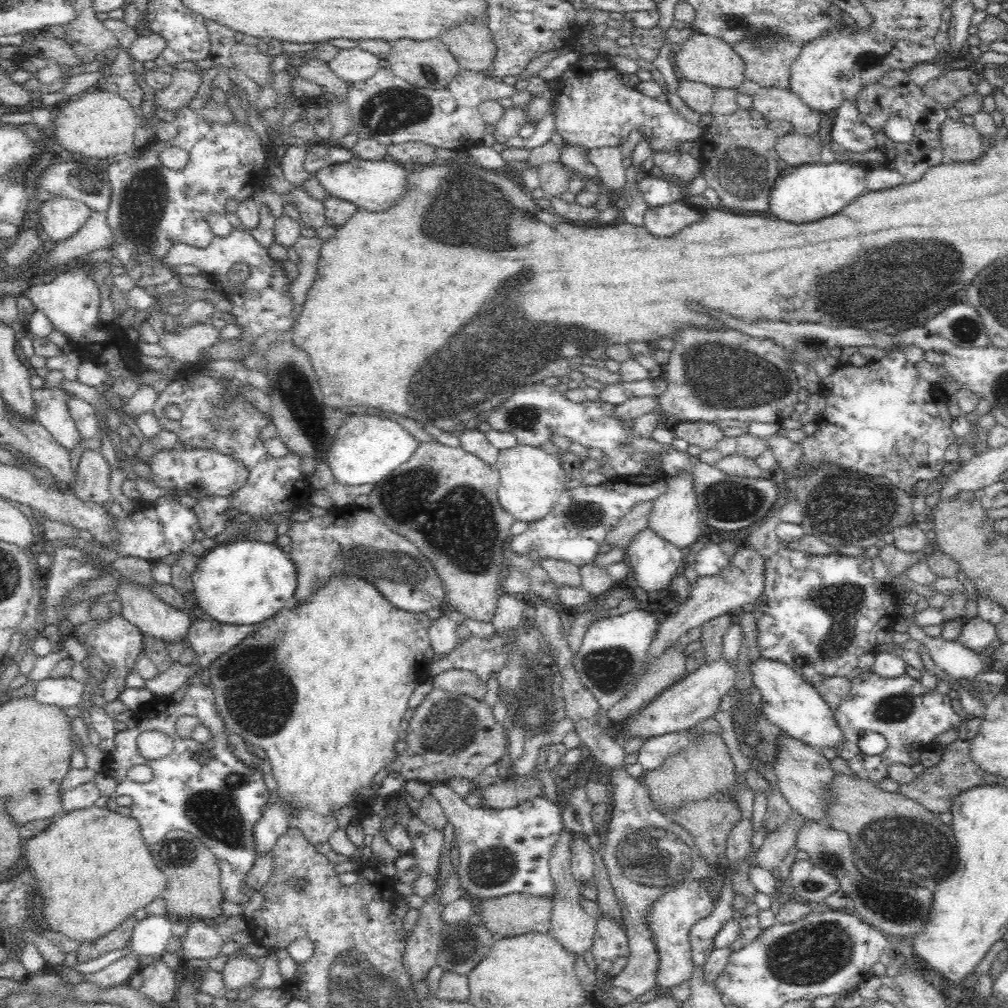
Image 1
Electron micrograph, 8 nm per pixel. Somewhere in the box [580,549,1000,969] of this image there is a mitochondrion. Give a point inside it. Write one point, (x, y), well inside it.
(898, 848)

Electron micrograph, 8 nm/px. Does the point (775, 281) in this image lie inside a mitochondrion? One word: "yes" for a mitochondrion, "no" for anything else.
no

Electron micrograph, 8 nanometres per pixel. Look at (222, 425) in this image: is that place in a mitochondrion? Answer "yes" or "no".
yes

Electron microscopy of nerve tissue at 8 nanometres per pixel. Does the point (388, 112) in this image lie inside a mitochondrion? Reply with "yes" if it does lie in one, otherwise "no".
yes

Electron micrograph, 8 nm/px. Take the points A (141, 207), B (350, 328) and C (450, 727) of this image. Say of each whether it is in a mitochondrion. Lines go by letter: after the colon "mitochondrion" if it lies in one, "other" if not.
A: mitochondrion
B: other
C: mitochondrion

